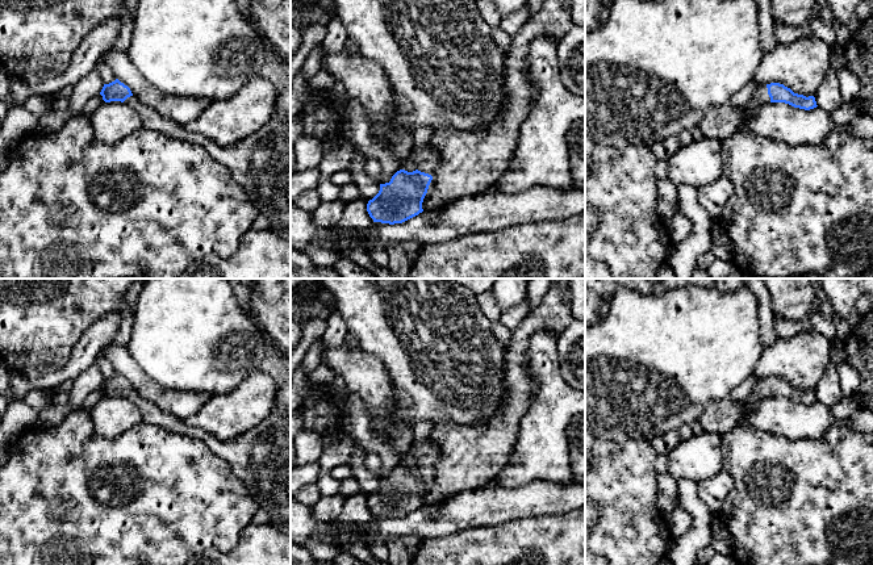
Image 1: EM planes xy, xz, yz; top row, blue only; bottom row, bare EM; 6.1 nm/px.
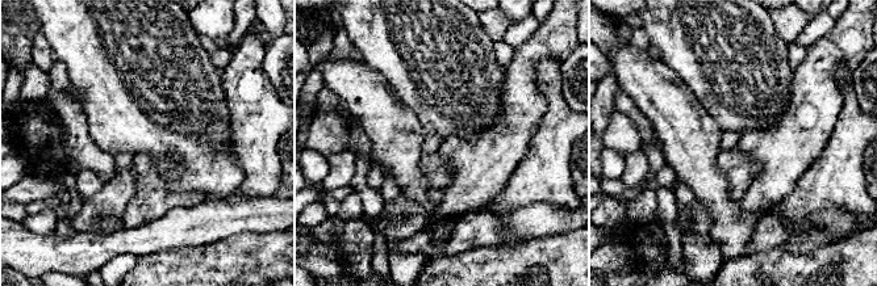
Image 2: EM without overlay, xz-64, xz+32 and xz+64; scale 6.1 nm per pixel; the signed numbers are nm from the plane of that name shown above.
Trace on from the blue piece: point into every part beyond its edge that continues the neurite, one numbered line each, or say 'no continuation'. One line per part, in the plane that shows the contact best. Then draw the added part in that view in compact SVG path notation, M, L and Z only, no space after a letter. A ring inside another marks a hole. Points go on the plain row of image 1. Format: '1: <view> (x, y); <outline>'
1: xz (425, 452); M431 436L413 443L412 460L414 464L433 470L438 463L439 455L439 444Z

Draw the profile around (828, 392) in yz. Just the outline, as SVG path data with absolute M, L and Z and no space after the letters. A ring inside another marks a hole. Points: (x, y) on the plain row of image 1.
M836 339L830 359L831 361L814 392L820 403L832 407L844 397L838 367L840 363L848 363L845 339Z

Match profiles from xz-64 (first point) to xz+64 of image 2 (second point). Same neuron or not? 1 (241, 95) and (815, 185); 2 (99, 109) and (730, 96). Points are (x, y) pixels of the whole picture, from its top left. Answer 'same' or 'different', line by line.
1: same
2: same

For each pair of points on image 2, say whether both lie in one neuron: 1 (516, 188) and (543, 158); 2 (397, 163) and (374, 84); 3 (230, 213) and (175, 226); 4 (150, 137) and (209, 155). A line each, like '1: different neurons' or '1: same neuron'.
1: same neuron
2: same neuron
3: same neuron
4: same neuron

